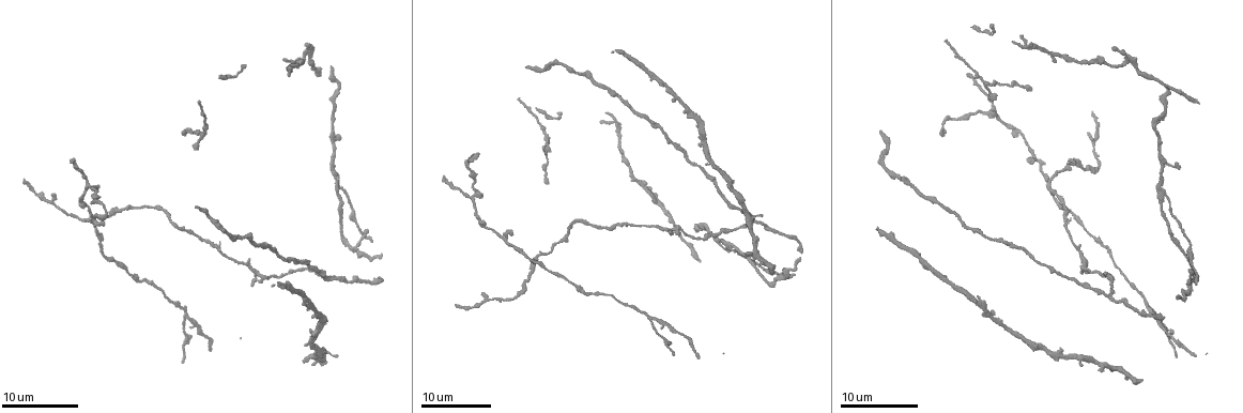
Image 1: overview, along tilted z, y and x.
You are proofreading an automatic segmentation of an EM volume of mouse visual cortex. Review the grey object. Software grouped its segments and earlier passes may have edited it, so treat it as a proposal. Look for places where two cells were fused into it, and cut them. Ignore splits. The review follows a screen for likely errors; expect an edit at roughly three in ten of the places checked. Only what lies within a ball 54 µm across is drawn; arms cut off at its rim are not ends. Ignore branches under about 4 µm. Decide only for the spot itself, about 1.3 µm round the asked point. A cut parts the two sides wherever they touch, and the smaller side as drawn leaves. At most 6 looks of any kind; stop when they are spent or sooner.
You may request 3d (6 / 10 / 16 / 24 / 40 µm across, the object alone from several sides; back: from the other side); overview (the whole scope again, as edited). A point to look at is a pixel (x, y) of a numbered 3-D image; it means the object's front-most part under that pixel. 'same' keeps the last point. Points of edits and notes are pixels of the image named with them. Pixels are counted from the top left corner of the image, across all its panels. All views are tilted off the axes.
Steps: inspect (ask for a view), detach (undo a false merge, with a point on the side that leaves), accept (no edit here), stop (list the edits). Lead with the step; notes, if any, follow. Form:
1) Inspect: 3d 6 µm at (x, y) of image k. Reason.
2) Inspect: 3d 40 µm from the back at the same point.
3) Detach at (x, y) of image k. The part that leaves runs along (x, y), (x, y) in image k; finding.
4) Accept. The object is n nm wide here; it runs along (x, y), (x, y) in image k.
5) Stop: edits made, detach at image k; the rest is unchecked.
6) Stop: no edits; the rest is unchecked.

Inspect: 3d 16 µm at (187, 318) of image 1. Arms part here.

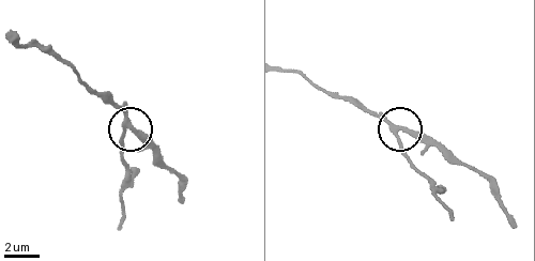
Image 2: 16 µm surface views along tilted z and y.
Inspect: 3d 6 µm at (402, 128) of image 2.

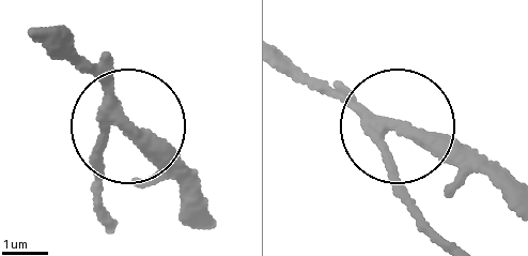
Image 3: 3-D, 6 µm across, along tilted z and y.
Inspect: 3d 6 µm from the back at (122, 125) of image 3. Other side.

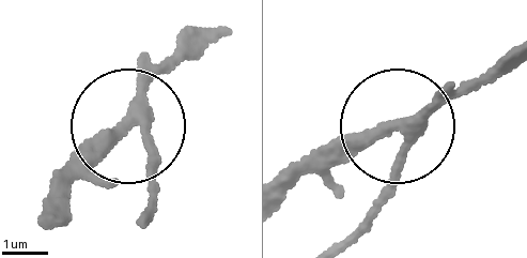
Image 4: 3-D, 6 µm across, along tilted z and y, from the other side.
Detach at (148, 145) of image 4. 3 arms meet here; two cells meet here.

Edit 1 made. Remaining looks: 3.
Inspect: overview.

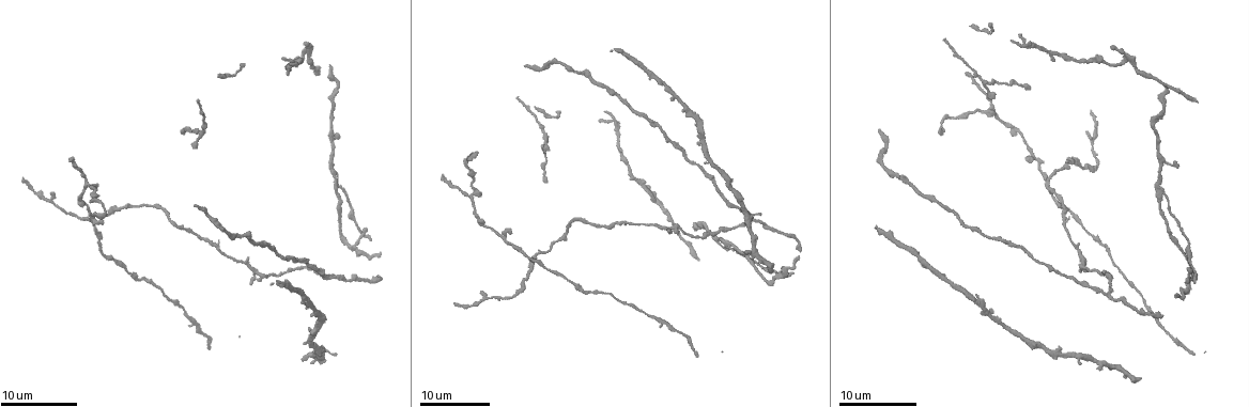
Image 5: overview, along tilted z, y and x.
Inspect: 3d 24 µm at (571, 219) of image 5. Sudden change in width.

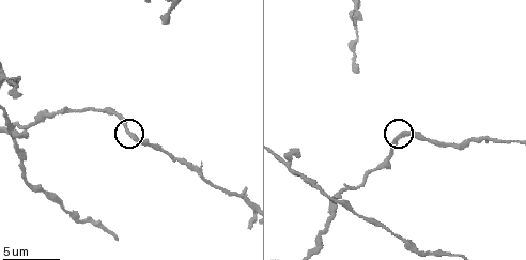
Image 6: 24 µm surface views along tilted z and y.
Inspect: 3d 6 µm at (398, 136) of image 6.

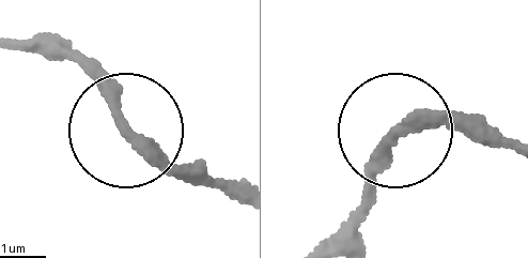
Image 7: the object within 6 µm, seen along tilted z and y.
Accept. It runs along (241, 202), (185, 177), (82, 54) in image 7; all the same cell.

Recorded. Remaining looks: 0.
Stop: edits made, detach at image 4; the rest is unchecked.

